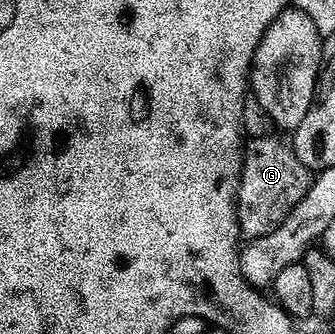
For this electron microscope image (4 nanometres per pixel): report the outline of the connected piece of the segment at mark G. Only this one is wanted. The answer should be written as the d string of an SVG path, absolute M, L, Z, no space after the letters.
M277 136L268 138L251 138L244 143L241 156L241 179L237 185L237 228L242 239L258 238L277 227L286 216L303 200L309 191L310 171L296 159L293 147L281 143Z

